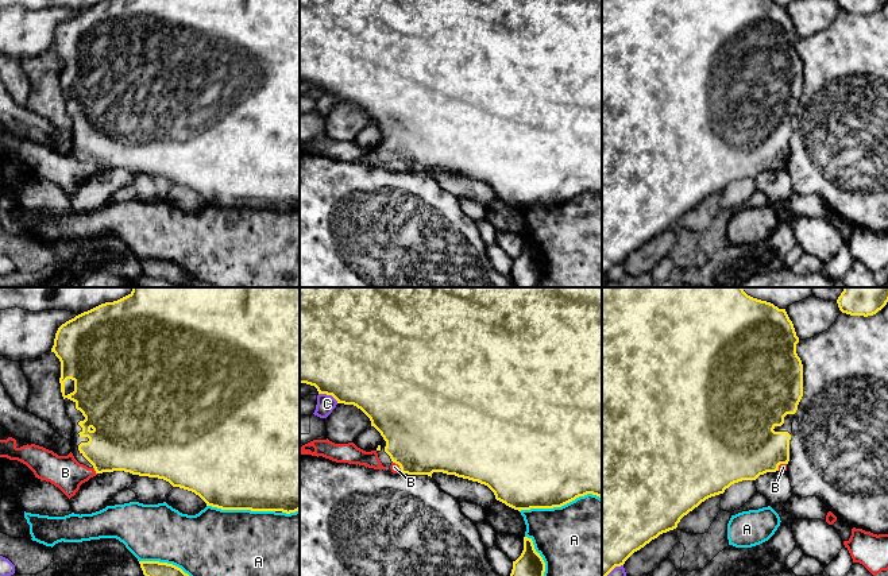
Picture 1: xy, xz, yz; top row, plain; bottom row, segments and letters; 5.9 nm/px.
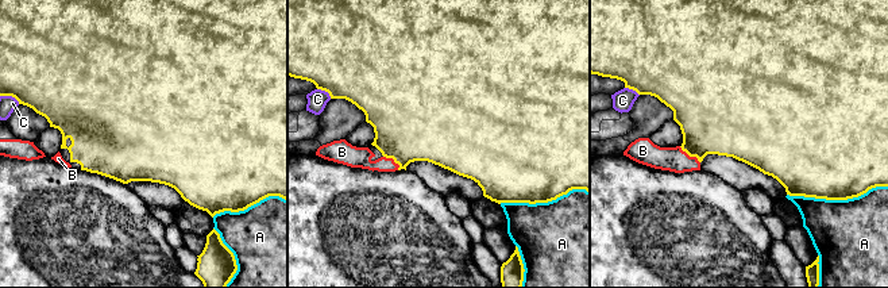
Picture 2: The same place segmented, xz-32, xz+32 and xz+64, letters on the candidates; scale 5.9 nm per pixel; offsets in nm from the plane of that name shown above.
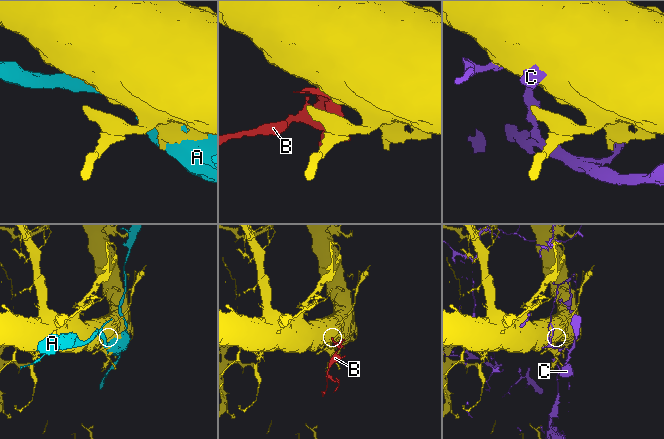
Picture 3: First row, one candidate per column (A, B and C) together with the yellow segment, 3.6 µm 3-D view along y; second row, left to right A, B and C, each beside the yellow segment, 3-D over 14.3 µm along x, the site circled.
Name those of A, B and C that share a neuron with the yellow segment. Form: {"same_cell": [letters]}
{"same_cell": ["B"]}

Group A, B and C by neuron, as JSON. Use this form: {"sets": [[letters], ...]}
{"sets": [["A"], ["B"], ["C"]]}

